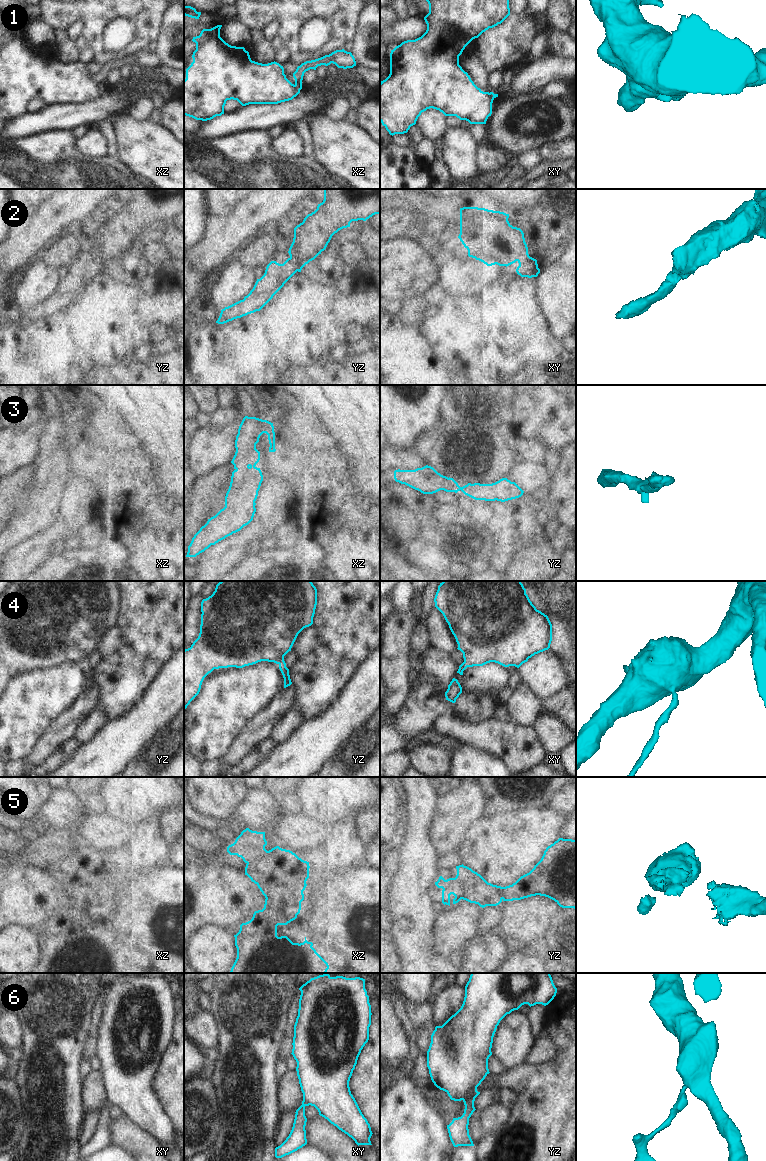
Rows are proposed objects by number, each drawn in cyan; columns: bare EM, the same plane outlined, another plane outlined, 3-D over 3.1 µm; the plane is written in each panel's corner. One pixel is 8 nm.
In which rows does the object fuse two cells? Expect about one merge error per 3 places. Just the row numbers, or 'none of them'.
1, 5

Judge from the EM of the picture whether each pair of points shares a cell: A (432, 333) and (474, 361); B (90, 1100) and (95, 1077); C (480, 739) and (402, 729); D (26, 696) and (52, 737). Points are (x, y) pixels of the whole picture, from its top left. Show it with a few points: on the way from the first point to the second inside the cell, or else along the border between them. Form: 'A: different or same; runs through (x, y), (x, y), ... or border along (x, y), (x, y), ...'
A: same; runs through (442, 333), (446, 333), (464, 351)
B: same; runs through (93, 1094), (93, 1083)
C: same; runs through (461, 729), (445, 719), (421, 719)
D: different; border along (63, 711), (39, 739), (34, 748)

